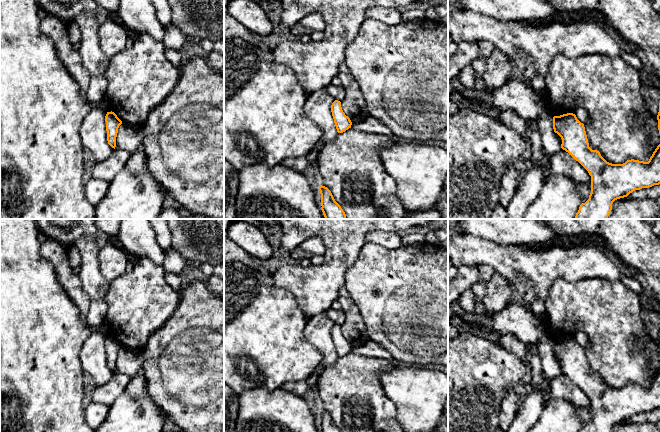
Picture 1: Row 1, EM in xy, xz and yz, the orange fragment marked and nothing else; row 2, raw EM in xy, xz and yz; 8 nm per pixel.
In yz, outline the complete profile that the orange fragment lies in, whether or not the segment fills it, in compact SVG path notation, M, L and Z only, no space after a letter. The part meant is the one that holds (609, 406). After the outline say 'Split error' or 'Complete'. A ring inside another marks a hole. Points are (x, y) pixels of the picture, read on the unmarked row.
M575 338L554 340L553 353L562 363L561 372L578 385L591 400L589 423L579 432L612 432L615 424L627 421L635 414L660 408L660 368L648 386L631 383L623 388L612 388L607 386L599 375L589 371L584 348L577 343Z. Complete

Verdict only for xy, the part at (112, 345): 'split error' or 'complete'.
complete

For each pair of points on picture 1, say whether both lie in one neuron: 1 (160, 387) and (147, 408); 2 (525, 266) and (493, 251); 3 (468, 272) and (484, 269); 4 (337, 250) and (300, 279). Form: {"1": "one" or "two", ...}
{"1": "two", "2": "one", "3": "two", "4": "one"}

